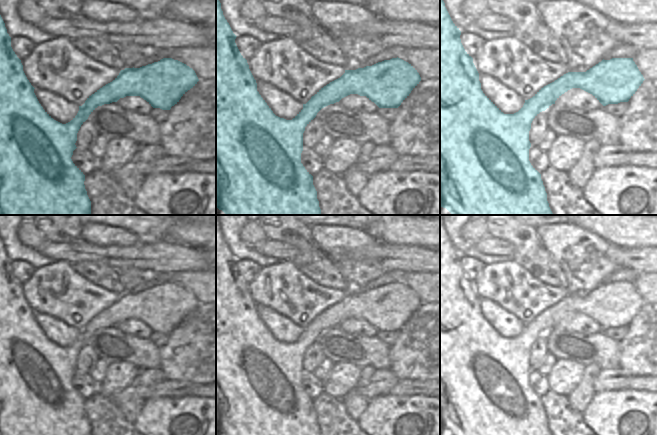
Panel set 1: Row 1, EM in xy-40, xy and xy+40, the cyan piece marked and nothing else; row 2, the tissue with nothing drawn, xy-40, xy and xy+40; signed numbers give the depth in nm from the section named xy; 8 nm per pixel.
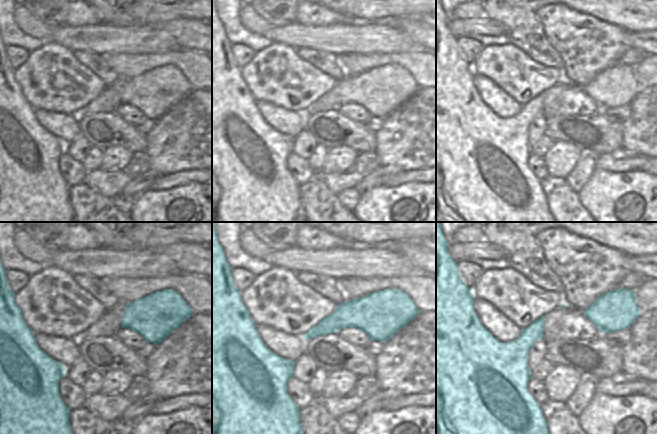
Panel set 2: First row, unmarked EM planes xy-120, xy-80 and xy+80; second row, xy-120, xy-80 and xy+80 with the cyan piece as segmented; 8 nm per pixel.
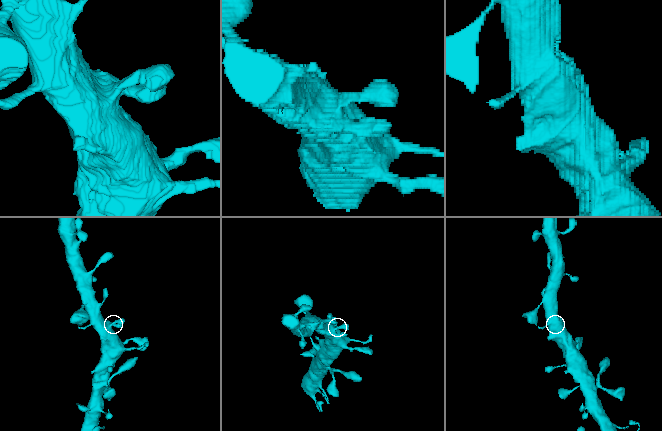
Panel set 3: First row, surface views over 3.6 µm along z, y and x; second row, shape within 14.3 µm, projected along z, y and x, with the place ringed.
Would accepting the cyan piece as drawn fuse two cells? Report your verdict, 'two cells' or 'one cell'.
one cell

